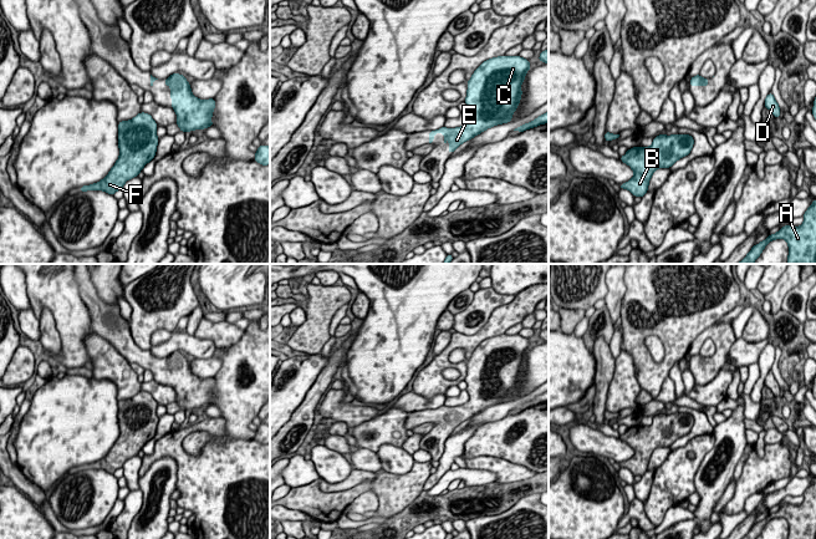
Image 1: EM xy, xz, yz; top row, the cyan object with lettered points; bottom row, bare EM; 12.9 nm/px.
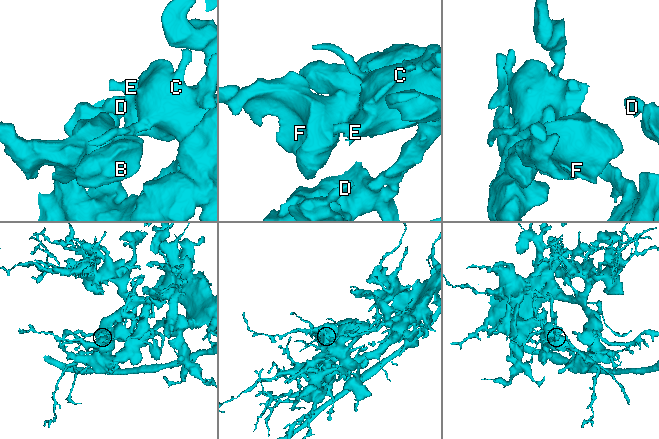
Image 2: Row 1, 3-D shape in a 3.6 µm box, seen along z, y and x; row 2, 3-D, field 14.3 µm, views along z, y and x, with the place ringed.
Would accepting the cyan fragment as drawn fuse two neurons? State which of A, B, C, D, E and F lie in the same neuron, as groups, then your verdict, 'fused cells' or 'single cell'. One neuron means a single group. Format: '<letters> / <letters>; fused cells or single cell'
A B C D E F; single cell

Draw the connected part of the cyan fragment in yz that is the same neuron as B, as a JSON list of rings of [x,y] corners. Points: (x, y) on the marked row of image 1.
[[[659,134],[653,138],[651,147],[629,148],[619,159],[632,168],[634,176],[619,184],[621,189],[628,189],[634,197],[643,198],[652,174],[658,168],[670,168],[678,159],[688,156],[693,144],[690,134]]]

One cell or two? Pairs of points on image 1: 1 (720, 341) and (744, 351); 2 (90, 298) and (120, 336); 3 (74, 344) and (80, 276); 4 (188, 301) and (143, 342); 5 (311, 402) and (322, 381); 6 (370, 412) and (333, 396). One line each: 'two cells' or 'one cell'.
1: two cells
2: one cell
3: two cells
4: one cell
5: one cell
6: one cell

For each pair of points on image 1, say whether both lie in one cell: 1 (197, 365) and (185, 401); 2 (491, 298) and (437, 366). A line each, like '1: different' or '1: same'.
1: different
2: different

